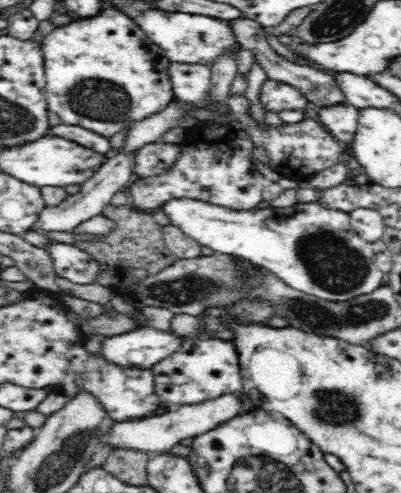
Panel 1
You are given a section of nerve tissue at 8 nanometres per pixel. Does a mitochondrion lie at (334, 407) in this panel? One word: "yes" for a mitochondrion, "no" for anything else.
yes

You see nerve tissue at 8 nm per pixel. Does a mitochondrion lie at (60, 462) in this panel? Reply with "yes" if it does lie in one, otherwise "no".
yes

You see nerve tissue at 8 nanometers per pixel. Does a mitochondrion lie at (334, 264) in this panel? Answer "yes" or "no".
yes

